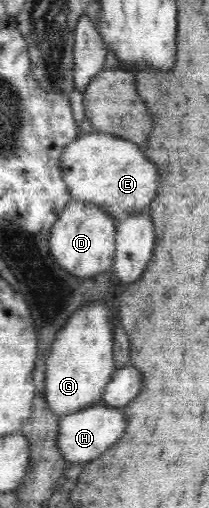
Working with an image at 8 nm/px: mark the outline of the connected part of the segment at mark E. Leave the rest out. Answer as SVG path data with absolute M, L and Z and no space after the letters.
M102 132L81 133L61 151L61 179L68 188L69 199L93 203L117 220L148 211L159 185L154 167L148 165L135 143Z

